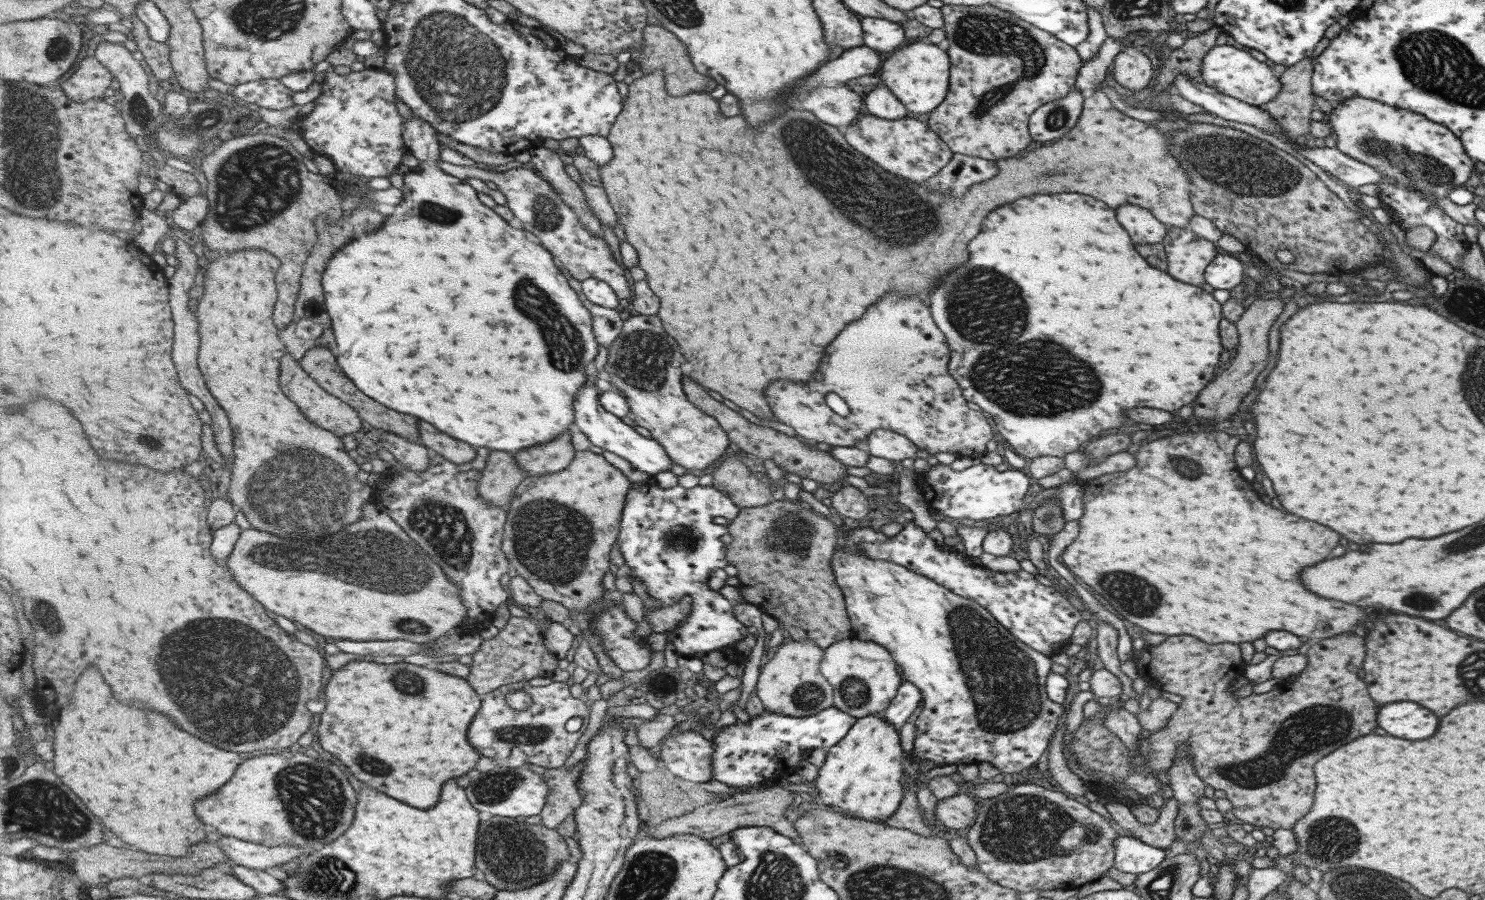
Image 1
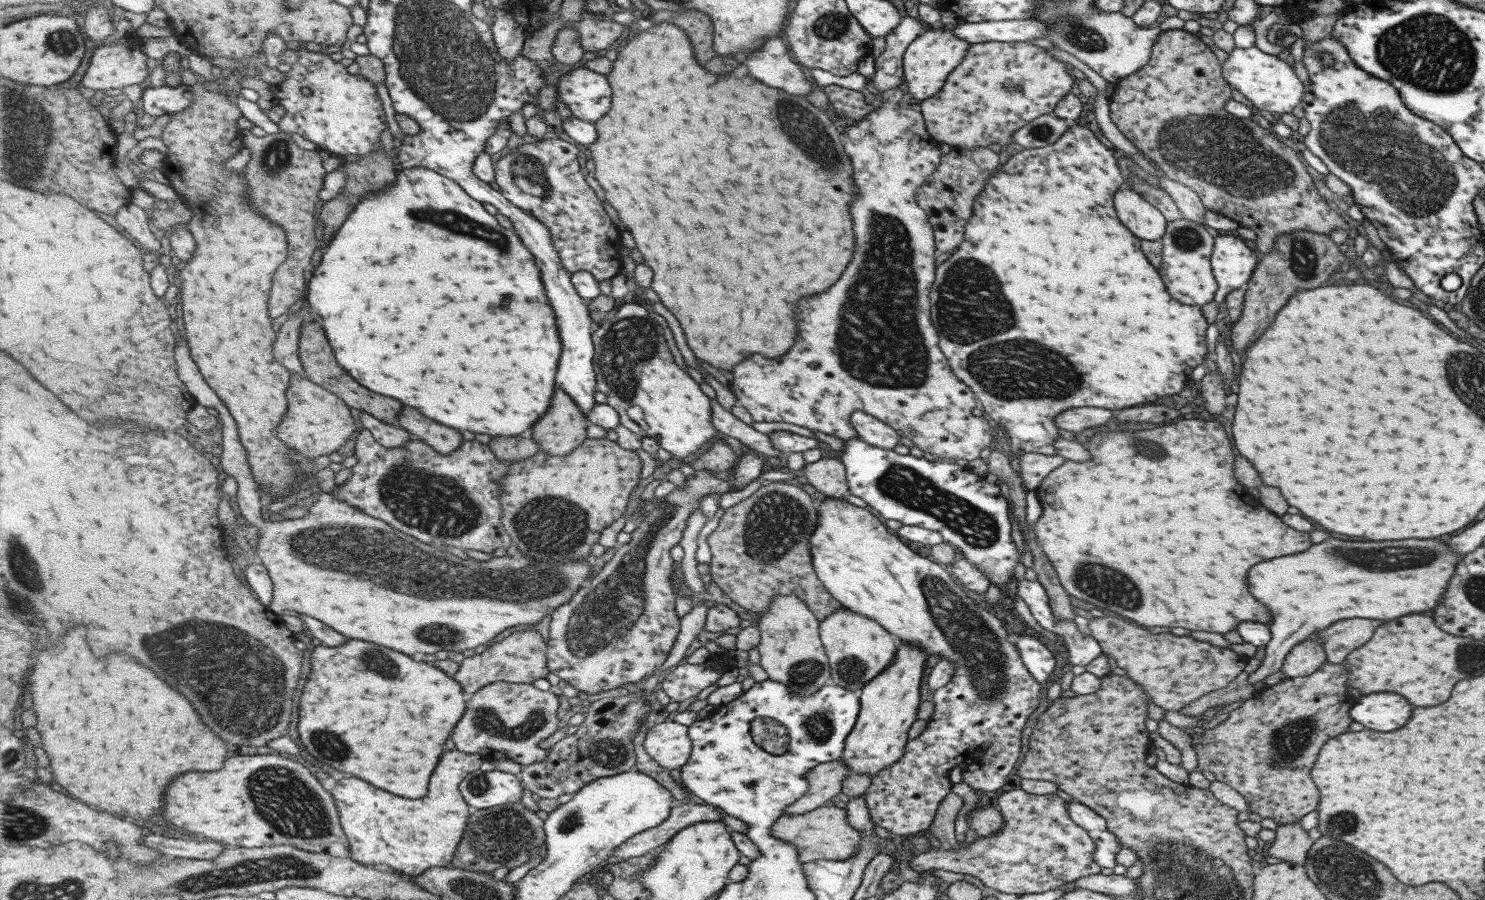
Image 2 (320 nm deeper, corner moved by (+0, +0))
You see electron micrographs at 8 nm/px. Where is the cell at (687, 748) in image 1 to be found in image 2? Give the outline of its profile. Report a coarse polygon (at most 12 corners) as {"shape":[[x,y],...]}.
{"shape":[[690,726],[651,727],[644,747],[666,769],[684,767]]}

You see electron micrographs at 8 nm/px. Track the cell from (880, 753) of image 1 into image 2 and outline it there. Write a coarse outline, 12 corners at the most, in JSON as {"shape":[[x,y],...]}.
{"shape":[[897,643],[857,692],[840,756],[871,778],[895,763],[920,703],[928,654]]}

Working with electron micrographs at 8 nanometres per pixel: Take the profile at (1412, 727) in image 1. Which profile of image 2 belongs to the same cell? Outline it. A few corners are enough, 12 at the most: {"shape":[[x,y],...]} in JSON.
{"shape":[[1373,692],[1353,702],[1349,718],[1377,732],[1401,728],[1407,700]]}

